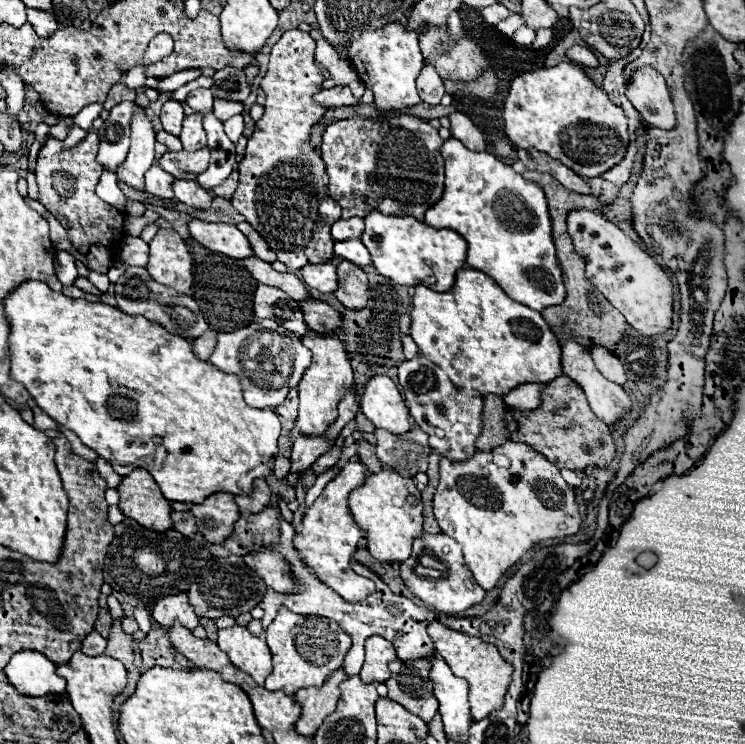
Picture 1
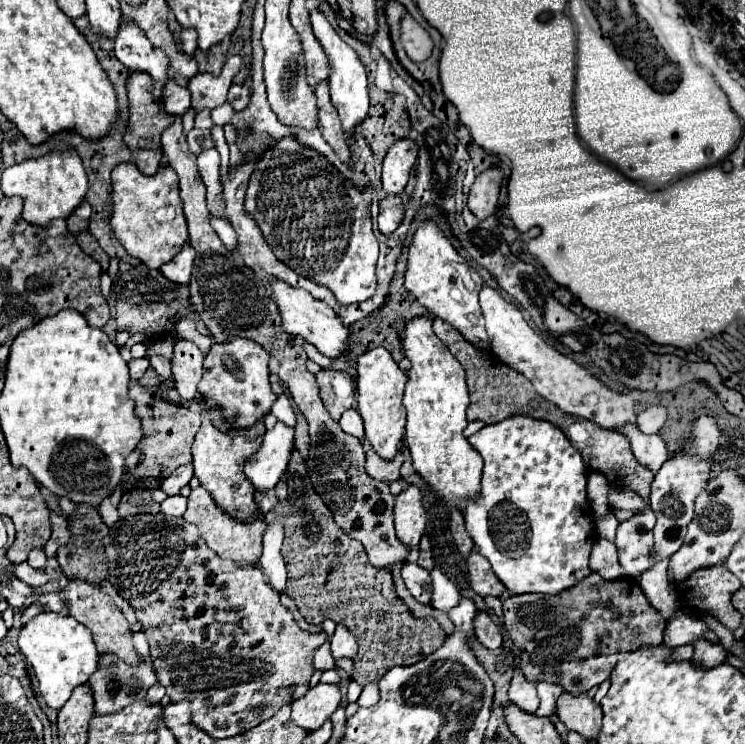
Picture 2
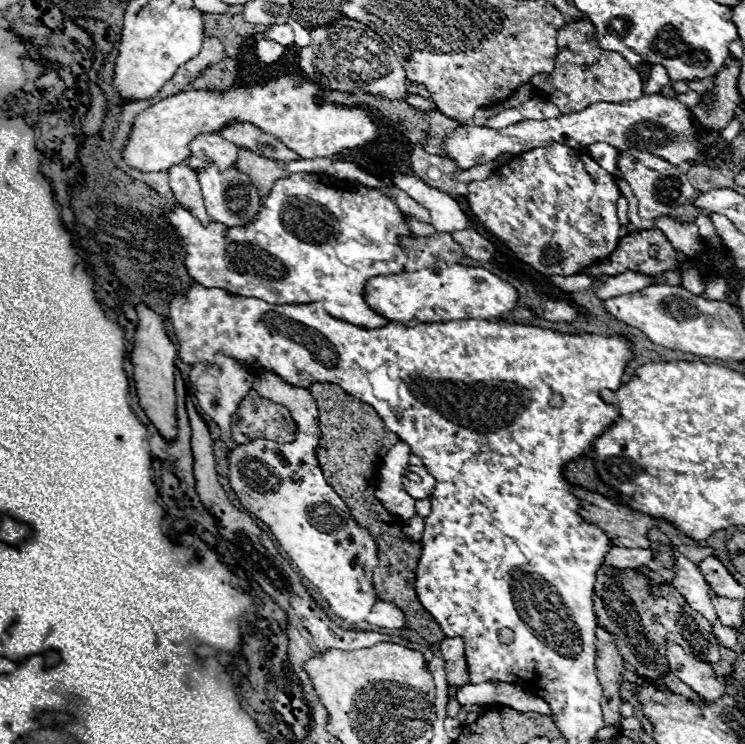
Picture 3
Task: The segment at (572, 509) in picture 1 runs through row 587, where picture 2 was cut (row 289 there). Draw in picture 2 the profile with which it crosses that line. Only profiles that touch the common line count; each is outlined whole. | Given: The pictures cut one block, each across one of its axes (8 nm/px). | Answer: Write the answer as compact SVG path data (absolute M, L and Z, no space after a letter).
M484 284L480 290L480 308L486 320L490 350L500 362L524 374L534 384L540 396L556 404L562 412L592 420L602 428L620 428L636 422L636 404L630 394L610 390L590 370L576 364L570 356L564 356L554 350L542 336L536 334L536 330L532 330L532 326L524 320L522 312L512 302L504 300L488 284Z

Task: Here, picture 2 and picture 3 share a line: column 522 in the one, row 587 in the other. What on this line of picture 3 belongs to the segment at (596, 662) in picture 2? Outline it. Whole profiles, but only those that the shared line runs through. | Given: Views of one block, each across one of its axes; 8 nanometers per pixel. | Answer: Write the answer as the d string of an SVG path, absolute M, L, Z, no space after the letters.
M600 566L592 600L600 626L610 632L620 656L632 664L640 676L656 680L670 672L666 640L682 646L688 656L694 656L700 662L712 664L720 660L720 646L708 620L692 610L686 598L670 584L652 584L638 570Z

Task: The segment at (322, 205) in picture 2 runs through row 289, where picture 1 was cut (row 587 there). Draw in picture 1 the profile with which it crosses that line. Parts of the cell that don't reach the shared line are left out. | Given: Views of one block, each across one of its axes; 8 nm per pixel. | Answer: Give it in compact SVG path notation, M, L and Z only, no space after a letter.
M348 462L342 468L342 472L326 484L320 498L304 512L302 526L300 526L302 532L298 532L292 540L302 562L318 576L318 580L352 604L362 602L366 596L370 596L370 592L376 590L370 578L358 576L350 568L352 554L356 552L358 540L364 538L364 532L352 520L352 514L348 510L348 494L364 480L366 480L366 466L362 462Z

